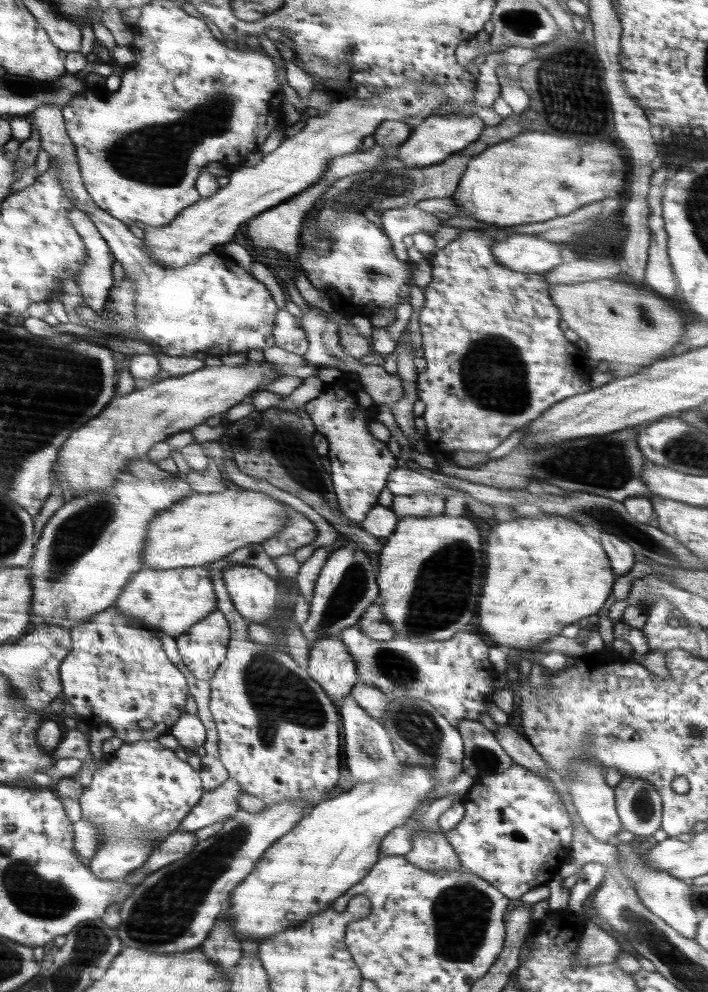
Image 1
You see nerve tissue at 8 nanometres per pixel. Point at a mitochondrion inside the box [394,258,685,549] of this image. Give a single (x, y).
(493, 374)

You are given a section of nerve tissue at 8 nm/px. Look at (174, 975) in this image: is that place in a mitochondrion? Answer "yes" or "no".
no

